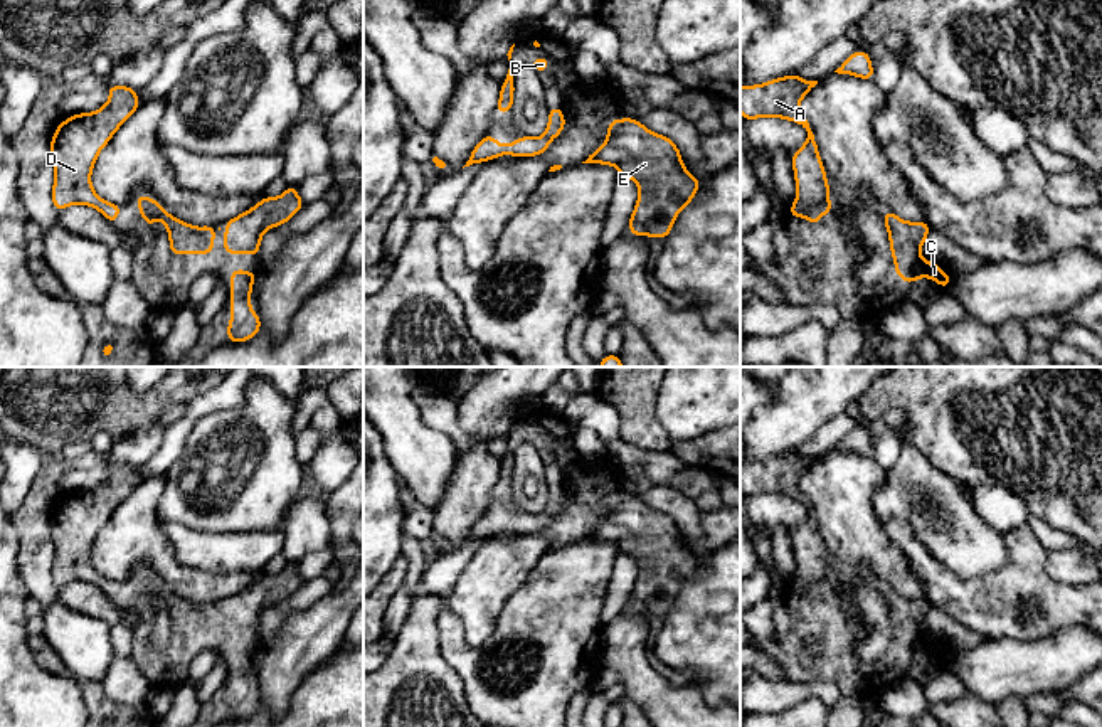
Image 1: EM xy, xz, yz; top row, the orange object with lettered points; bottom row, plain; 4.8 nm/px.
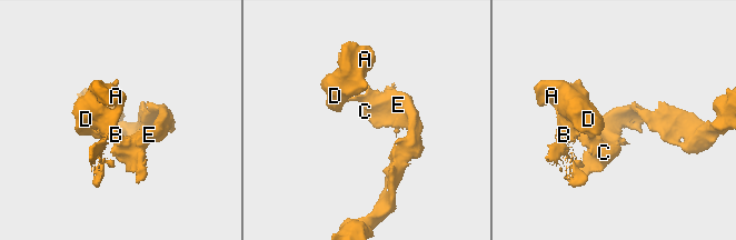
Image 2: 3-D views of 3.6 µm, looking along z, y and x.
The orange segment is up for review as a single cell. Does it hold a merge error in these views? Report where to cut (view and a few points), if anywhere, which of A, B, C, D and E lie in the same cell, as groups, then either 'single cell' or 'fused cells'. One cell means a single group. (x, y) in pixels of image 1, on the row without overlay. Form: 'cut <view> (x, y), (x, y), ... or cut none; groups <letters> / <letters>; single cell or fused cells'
cut none; groups A B C D E; single cell

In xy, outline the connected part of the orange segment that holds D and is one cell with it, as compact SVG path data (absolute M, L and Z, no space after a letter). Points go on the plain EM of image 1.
M109 463L109 478L94 490L72 491L59 500L52 518L52 581L62 587L74 581L98 586L111 601L121 582L103 577L91 562L91 549L99 528L118 505L140 485L138 466Z

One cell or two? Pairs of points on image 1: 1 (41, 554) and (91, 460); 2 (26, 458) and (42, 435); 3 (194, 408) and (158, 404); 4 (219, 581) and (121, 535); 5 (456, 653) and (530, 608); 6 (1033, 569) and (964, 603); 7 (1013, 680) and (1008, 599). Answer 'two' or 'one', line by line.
1: one
2: two
3: two
4: one
5: one
6: one
7: two

